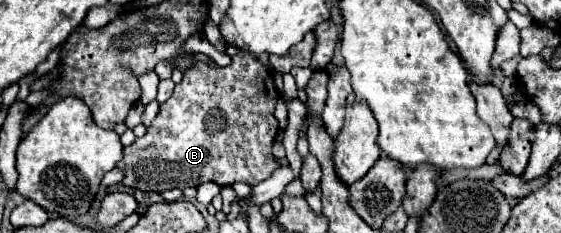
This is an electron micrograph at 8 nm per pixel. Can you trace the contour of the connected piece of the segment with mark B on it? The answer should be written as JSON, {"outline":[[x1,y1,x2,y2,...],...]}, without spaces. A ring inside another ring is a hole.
{"outline":[[236,54,232,56,232,64,226,68,196,62,188,68,188,72,184,72,184,78,176,84,174,94,160,106,160,112,148,126,146,136,124,148,124,158,116,164,124,172,122,186,142,192,164,192,170,188,184,190,186,186,200,186,202,182,230,186,234,182,258,184,270,178,272,172,280,168,272,156,272,144,280,128,274,118,274,104,278,96,272,74,254,54]]}

